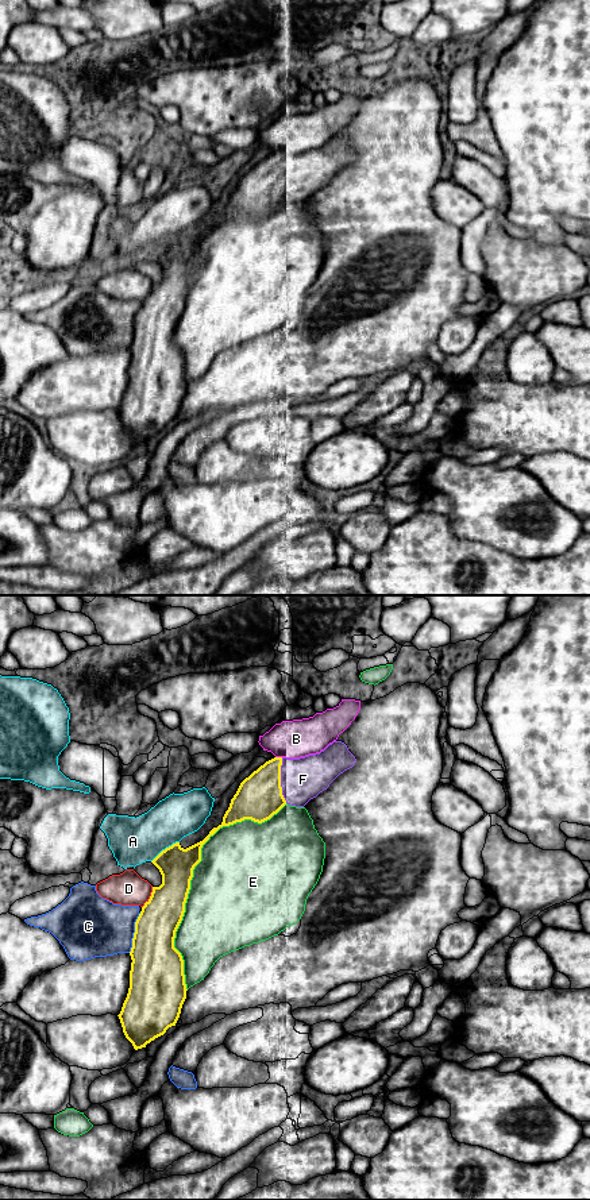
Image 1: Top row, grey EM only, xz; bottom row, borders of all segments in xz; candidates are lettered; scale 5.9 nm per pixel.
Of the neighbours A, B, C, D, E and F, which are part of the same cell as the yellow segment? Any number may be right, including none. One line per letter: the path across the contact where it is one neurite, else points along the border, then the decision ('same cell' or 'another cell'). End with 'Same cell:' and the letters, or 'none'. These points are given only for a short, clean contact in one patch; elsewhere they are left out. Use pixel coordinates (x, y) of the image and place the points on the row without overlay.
A: along xz (178, 236), (166, 242), (151, 257) | another cell
B: another cell
C: another cell
D: another cell
E: another cell
F: same cell
Same cell: F

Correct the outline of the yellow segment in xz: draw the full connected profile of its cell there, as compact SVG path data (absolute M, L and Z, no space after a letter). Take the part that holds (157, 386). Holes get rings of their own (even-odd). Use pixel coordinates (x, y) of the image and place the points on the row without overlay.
M333 136L320 148L300 154L274 153L240 178L223 212L223 217L213 223L203 236L186 244L176 238L151 256L162 270L162 279L153 282L151 292L142 302L135 317L130 347L132 355L130 383L117 410L123 428L135 445L146 443L147 439L163 431L169 422L176 421L186 394L184 355L174 343L174 333L185 308L193 265L201 256L203 240L223 221L244 215L262 219L277 209L286 198L304 202L311 194L327 185L340 169L352 163L355 158L355 151L342 136Z

